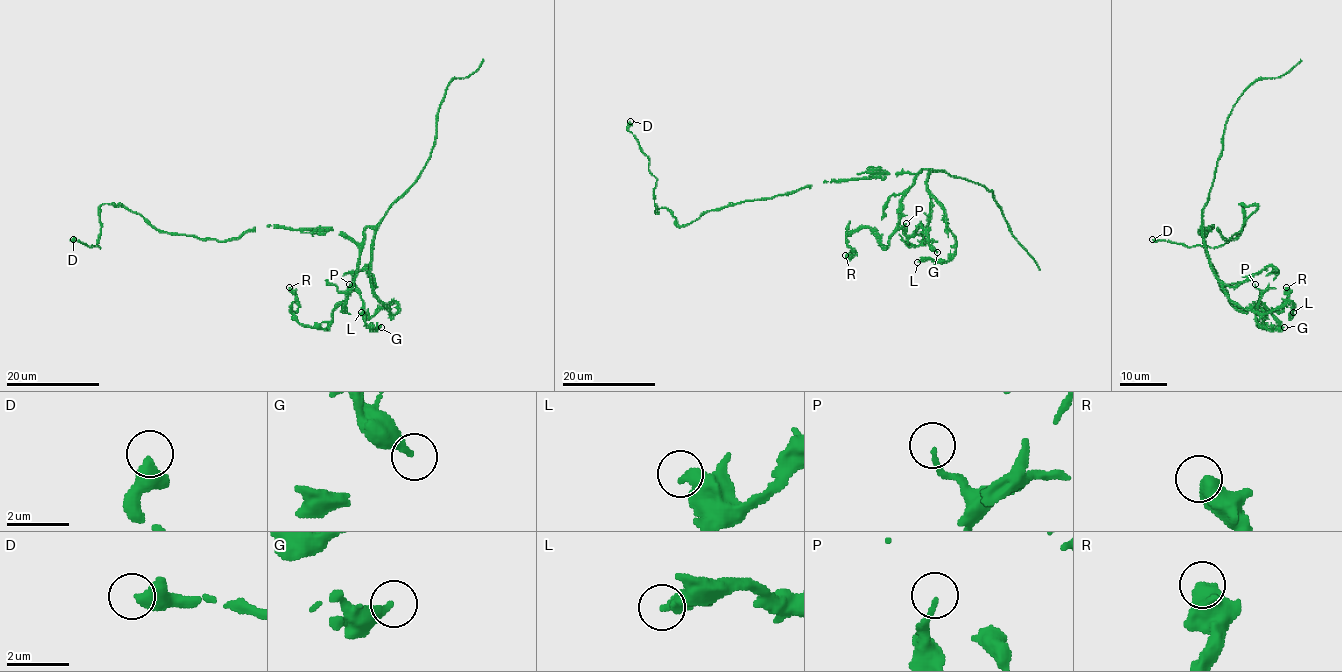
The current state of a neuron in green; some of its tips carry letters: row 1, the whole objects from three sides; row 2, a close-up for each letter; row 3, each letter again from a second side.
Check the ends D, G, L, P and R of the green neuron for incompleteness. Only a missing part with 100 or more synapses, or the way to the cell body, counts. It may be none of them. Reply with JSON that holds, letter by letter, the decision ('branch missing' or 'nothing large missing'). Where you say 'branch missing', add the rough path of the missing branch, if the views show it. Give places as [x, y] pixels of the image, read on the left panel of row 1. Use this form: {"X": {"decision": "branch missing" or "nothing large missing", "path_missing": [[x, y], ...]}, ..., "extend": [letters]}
{"D": {"decision": "nothing large missing"}, "G": {"decision": "nothing large missing"}, "L": {"decision": "nothing large missing"}, "P": {"decision": "nothing large missing"}, "R": {"decision": "nothing large missing"}, "extend": []}

